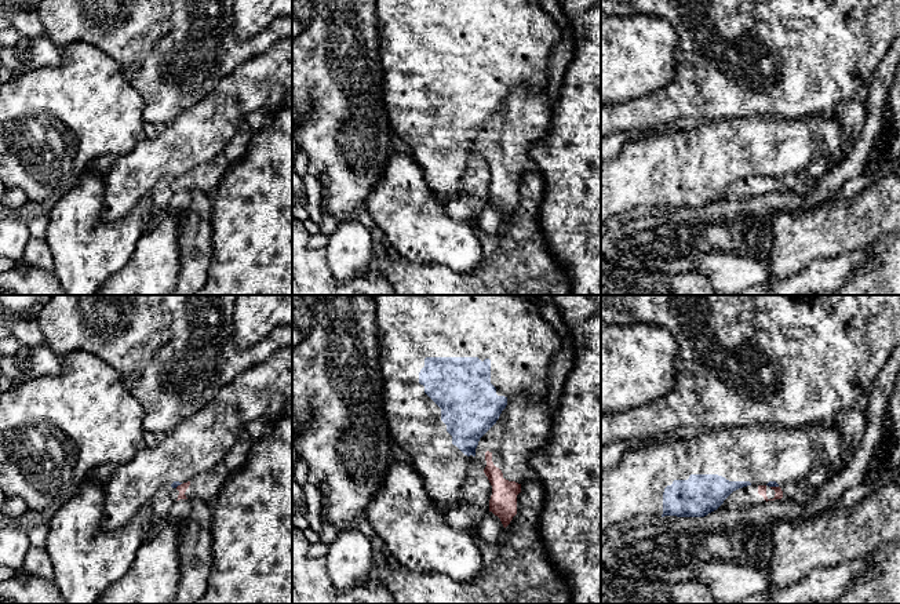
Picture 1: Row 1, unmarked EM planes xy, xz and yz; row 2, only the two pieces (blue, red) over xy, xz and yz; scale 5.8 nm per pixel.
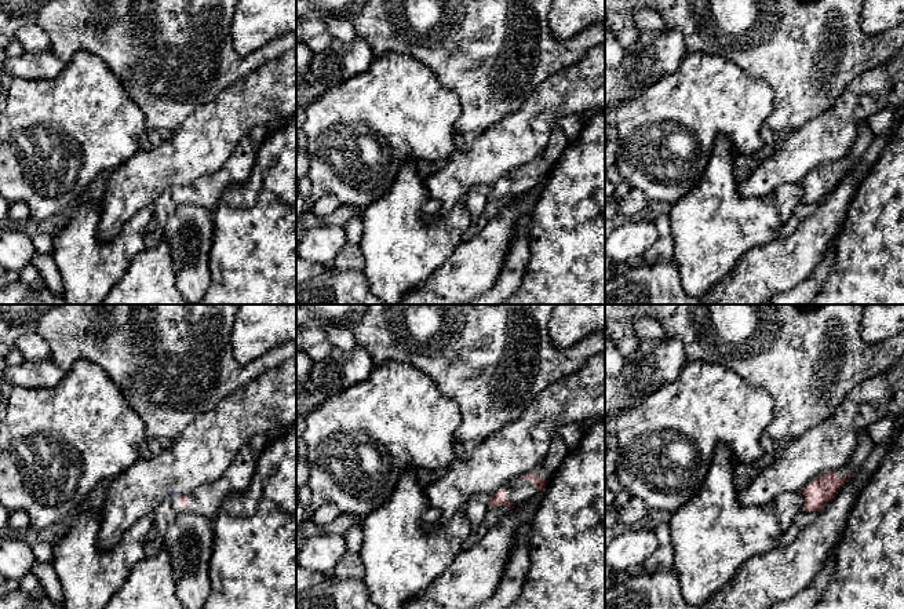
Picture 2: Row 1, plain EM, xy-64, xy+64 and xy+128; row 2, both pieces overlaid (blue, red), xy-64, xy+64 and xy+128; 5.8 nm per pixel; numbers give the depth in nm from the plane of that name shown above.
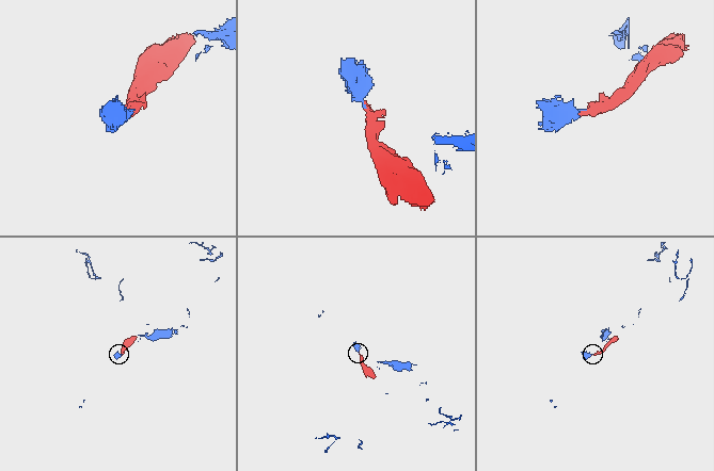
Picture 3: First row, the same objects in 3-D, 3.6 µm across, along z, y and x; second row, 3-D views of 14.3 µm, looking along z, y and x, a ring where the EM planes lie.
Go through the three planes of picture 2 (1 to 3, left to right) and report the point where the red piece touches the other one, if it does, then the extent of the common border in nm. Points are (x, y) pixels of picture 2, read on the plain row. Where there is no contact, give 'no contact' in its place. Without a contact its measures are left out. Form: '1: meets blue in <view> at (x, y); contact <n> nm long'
1: no contact
2: no contact
3: no contact

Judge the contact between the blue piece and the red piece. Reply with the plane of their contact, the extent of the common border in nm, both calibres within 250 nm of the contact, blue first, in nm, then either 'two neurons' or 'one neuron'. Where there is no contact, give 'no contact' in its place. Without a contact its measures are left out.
meets blue in yz; contact 50 nm long; 30 nm thick on the blue side, 50 nm on the other; two neurons

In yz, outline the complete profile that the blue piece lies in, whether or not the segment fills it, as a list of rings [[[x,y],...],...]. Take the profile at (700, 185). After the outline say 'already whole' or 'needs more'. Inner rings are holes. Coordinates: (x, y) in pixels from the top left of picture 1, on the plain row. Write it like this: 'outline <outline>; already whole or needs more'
outline [[[754,114],[626,142],[619,154],[601,164],[601,226],[637,208],[704,208],[733,182],[751,175],[784,178],[804,174],[813,159],[831,156],[839,149],[841,135],[834,116],[784,119]]]; needs more

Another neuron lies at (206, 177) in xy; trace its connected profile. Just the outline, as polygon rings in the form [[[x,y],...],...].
[[[243,120],[233,138],[216,159],[197,165],[190,172],[171,181],[172,193],[189,189],[207,193],[208,190],[218,188],[225,171],[245,156],[252,134],[254,131],[248,121]]]

